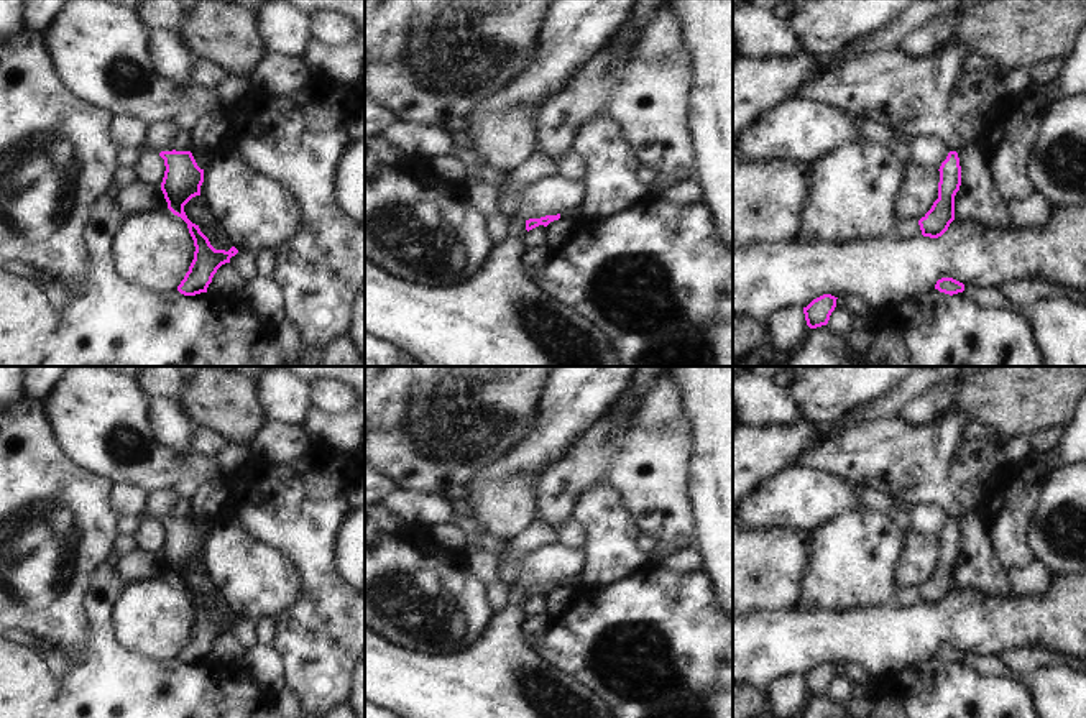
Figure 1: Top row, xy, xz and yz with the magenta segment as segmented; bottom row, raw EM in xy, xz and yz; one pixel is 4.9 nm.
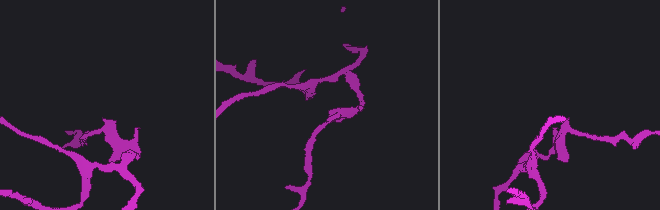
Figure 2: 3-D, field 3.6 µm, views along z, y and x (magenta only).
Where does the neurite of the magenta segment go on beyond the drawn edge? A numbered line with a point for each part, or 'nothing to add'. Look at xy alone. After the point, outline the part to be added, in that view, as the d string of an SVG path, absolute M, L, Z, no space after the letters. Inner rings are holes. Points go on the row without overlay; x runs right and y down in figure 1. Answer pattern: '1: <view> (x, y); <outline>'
nothing to add

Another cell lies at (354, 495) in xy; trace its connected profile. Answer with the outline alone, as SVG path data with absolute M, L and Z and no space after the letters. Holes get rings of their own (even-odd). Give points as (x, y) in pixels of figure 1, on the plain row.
M353 473L340 495L350 509L365 506L365 473Z

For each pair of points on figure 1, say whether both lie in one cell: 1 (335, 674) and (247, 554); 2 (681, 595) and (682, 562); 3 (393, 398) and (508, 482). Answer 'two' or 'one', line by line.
1: two
2: two
3: two

